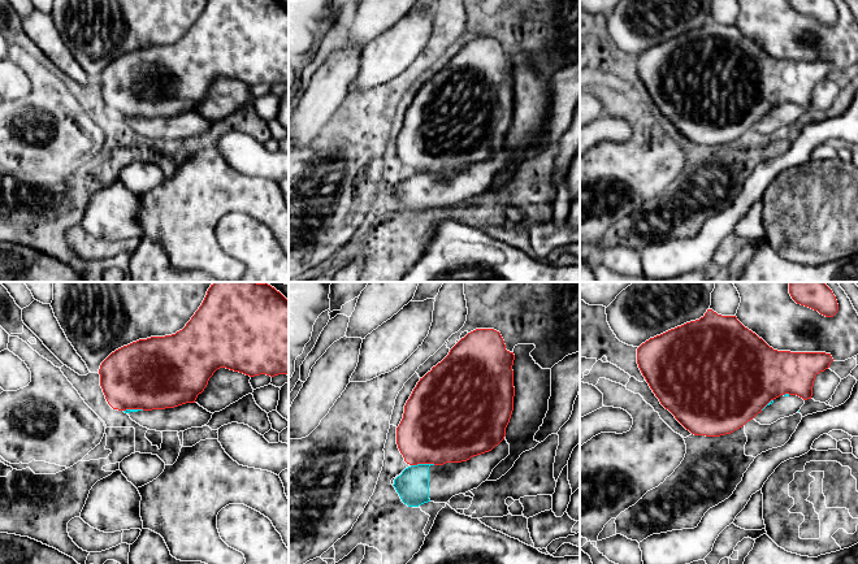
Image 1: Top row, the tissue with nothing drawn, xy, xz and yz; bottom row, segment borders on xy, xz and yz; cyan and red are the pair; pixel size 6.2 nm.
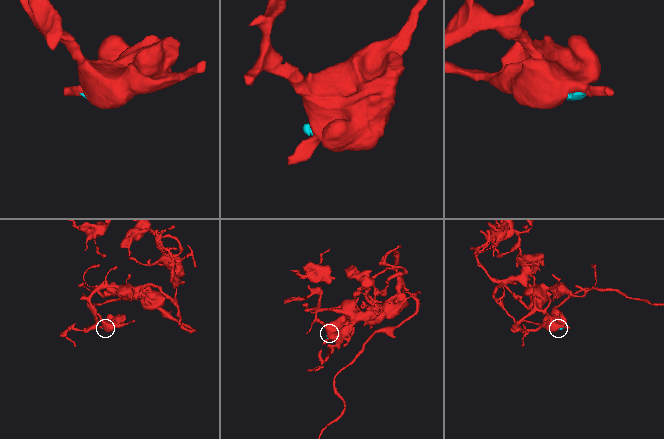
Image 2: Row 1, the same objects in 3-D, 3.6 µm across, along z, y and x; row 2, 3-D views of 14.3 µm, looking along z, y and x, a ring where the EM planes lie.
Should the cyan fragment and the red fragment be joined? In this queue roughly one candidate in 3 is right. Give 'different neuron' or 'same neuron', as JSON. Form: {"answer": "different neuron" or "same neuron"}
{"answer": "different neuron"}

